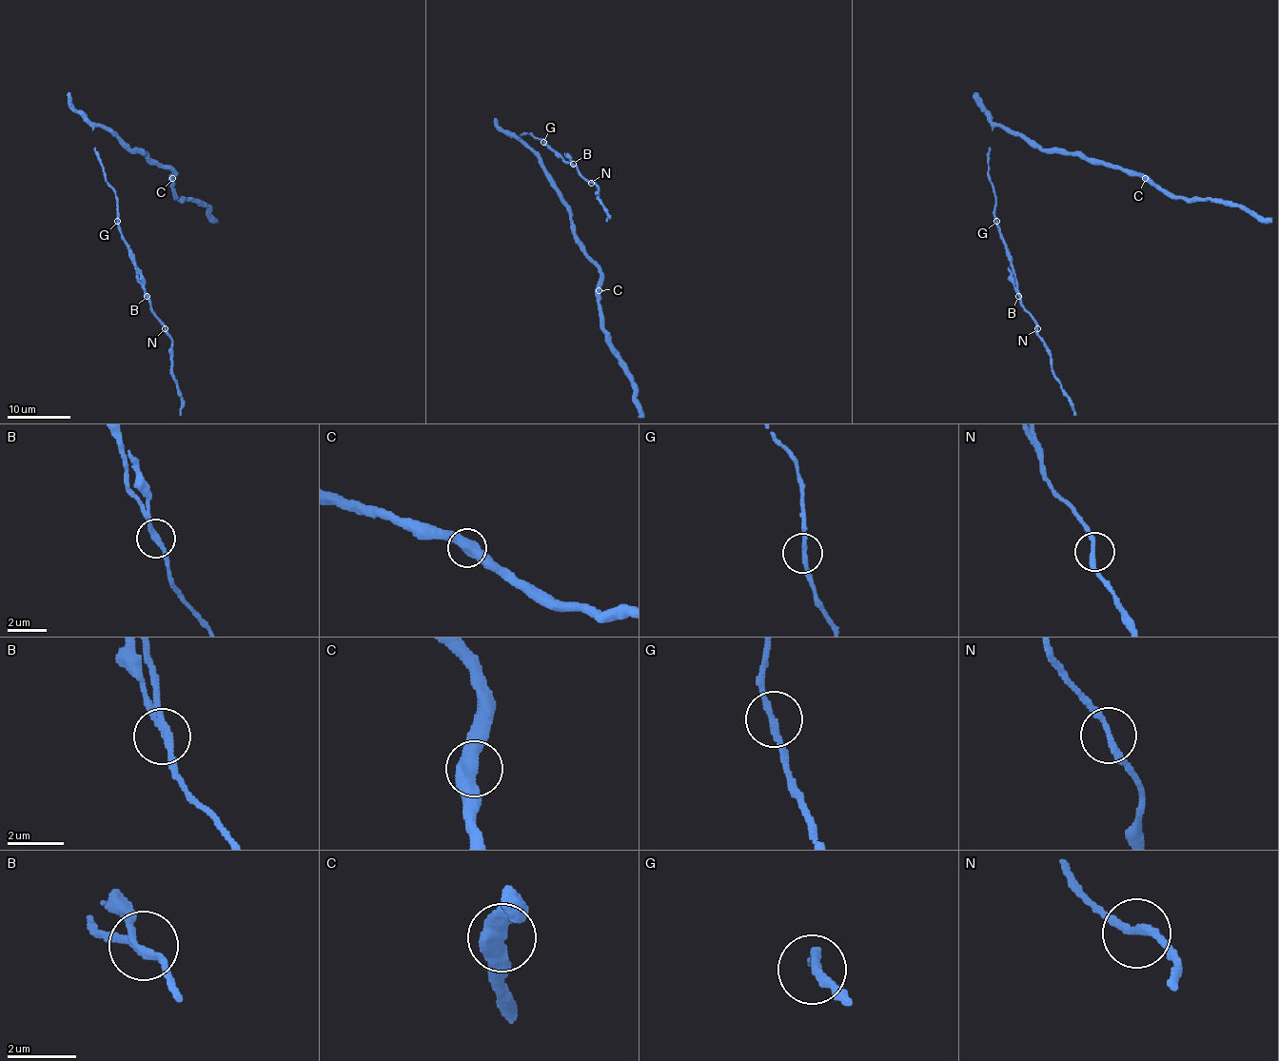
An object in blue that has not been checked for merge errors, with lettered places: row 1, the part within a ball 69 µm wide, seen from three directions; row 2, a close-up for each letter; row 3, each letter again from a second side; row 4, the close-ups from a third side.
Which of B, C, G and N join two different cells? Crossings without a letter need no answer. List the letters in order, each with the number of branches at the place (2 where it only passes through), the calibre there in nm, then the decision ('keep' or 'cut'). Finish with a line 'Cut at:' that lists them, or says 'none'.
B: 2 | 240 nm | cut
C: 2 | 550 nm | keep
G: 2 | 220 nm | keep
N: 2 | 240 nm | keep
Cut at: B

